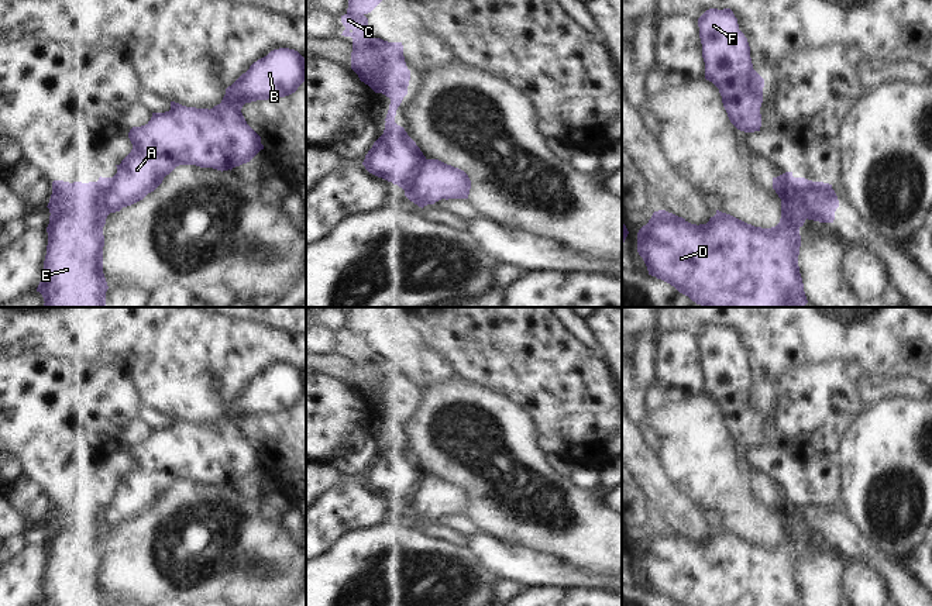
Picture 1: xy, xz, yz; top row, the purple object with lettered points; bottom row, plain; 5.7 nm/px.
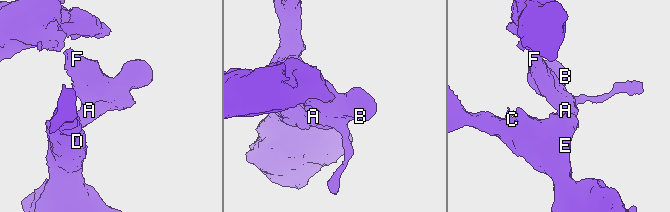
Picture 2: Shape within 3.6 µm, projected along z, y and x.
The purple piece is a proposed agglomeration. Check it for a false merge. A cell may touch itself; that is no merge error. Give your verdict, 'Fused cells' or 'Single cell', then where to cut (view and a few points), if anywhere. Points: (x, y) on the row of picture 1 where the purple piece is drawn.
Fused cells. Split along yz (804, 179), (801, 206), (807, 217)

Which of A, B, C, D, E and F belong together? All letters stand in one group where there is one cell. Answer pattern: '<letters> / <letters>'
A B F / C D E

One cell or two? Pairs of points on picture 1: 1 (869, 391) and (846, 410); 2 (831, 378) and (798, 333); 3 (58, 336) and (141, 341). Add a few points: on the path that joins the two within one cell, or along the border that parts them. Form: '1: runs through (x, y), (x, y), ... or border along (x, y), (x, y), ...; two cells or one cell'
1: border along (870, 372), (860, 385), (860, 395), (866, 405); two cells
2: border along (852, 358), (794, 364), (787, 369); two cells
3: runs through (79, 333), (120, 333); one cell

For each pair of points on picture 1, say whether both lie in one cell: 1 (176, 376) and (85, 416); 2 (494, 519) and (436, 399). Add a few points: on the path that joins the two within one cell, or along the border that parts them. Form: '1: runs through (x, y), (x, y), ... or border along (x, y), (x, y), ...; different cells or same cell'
1: border along (130, 372), (145, 402); different cells
2: runs through (475, 488), (429, 446), (425, 430); same cell

